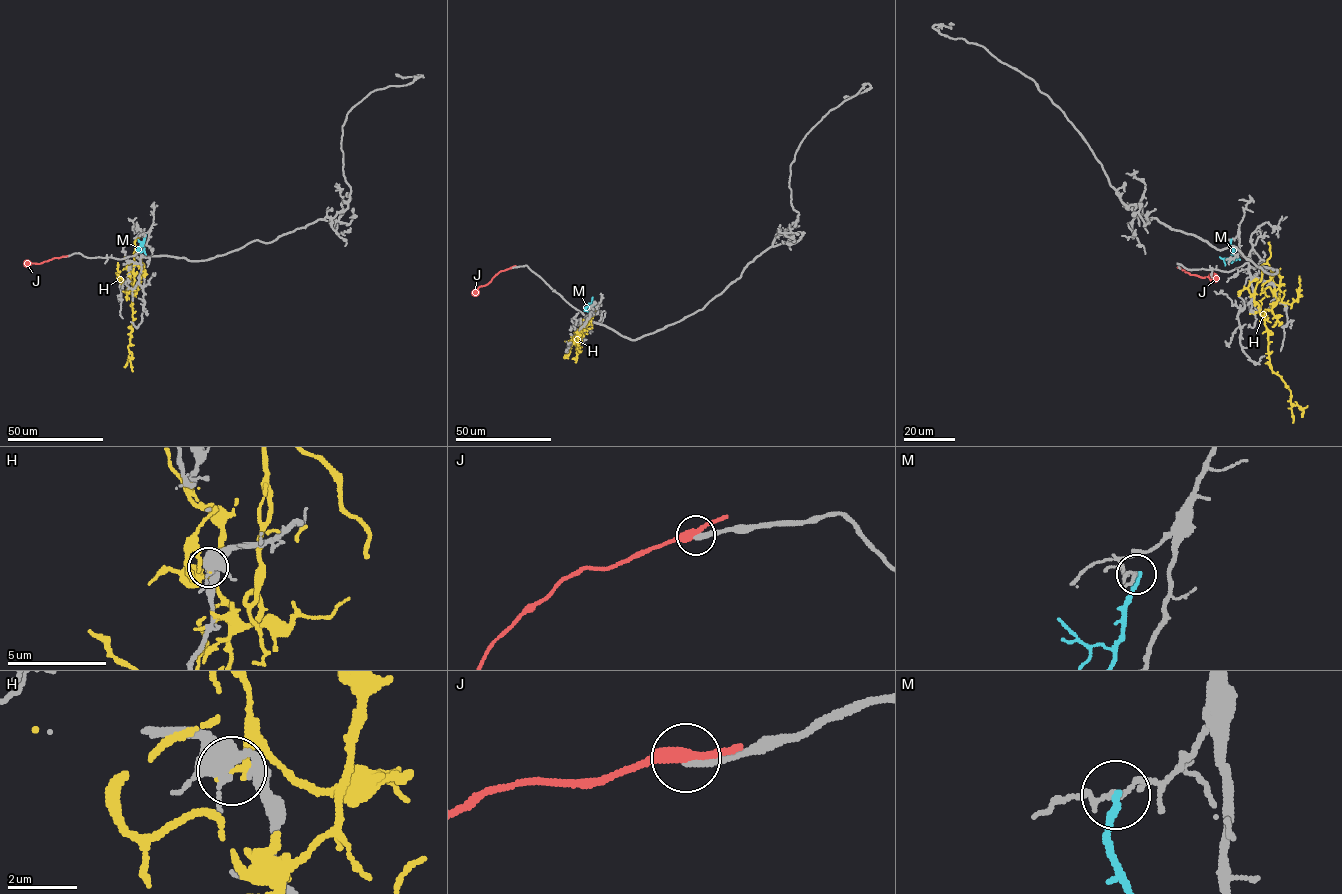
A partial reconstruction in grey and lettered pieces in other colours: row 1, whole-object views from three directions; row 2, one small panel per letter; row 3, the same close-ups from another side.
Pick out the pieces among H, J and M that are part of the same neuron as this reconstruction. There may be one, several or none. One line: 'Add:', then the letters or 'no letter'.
Add: no letter

